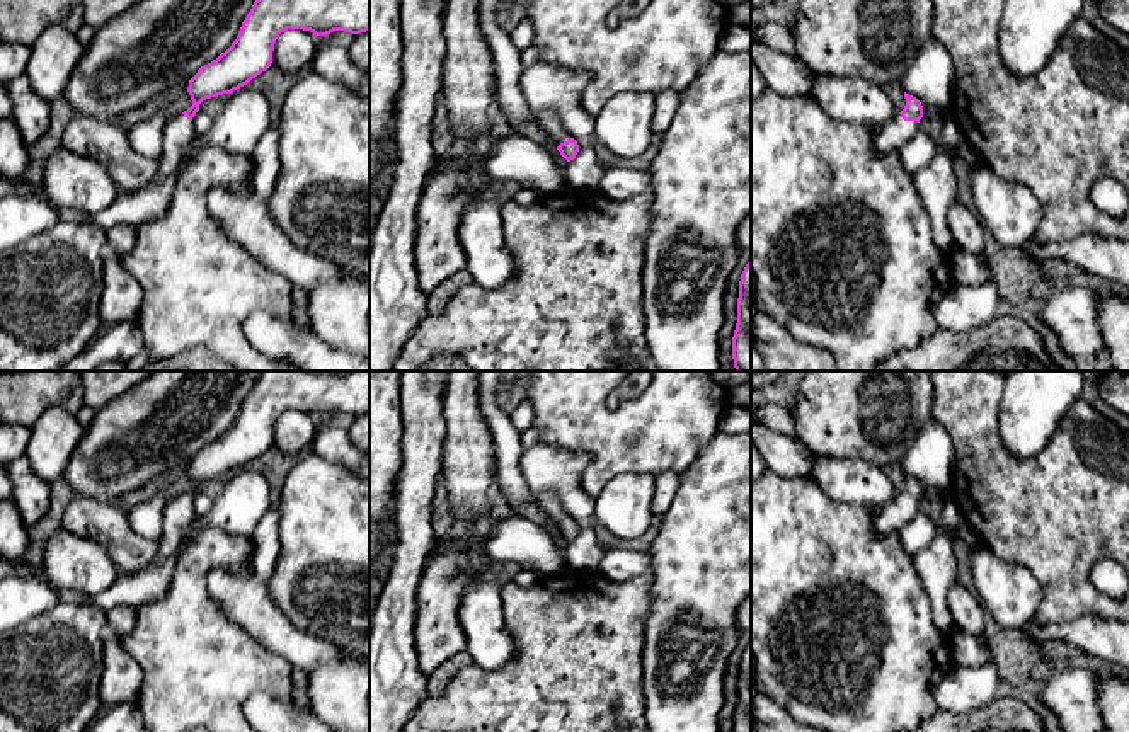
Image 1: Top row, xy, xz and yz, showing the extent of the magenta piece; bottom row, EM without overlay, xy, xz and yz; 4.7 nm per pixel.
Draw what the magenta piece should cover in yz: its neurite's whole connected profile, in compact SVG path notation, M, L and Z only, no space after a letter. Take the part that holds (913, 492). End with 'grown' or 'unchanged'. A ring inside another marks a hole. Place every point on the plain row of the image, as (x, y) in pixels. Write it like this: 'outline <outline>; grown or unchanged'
outline M906 473L904 480L904 490L896 494L889 504L872 507L875 512L874 529L882 536L889 533L899 535L901 529L920 512L923 487L916 478Z; grown

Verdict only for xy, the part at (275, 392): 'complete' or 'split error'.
split error

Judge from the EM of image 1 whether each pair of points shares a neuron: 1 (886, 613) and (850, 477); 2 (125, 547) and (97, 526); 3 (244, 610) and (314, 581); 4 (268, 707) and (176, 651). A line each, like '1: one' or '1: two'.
1: two
2: one
3: two
4: two

